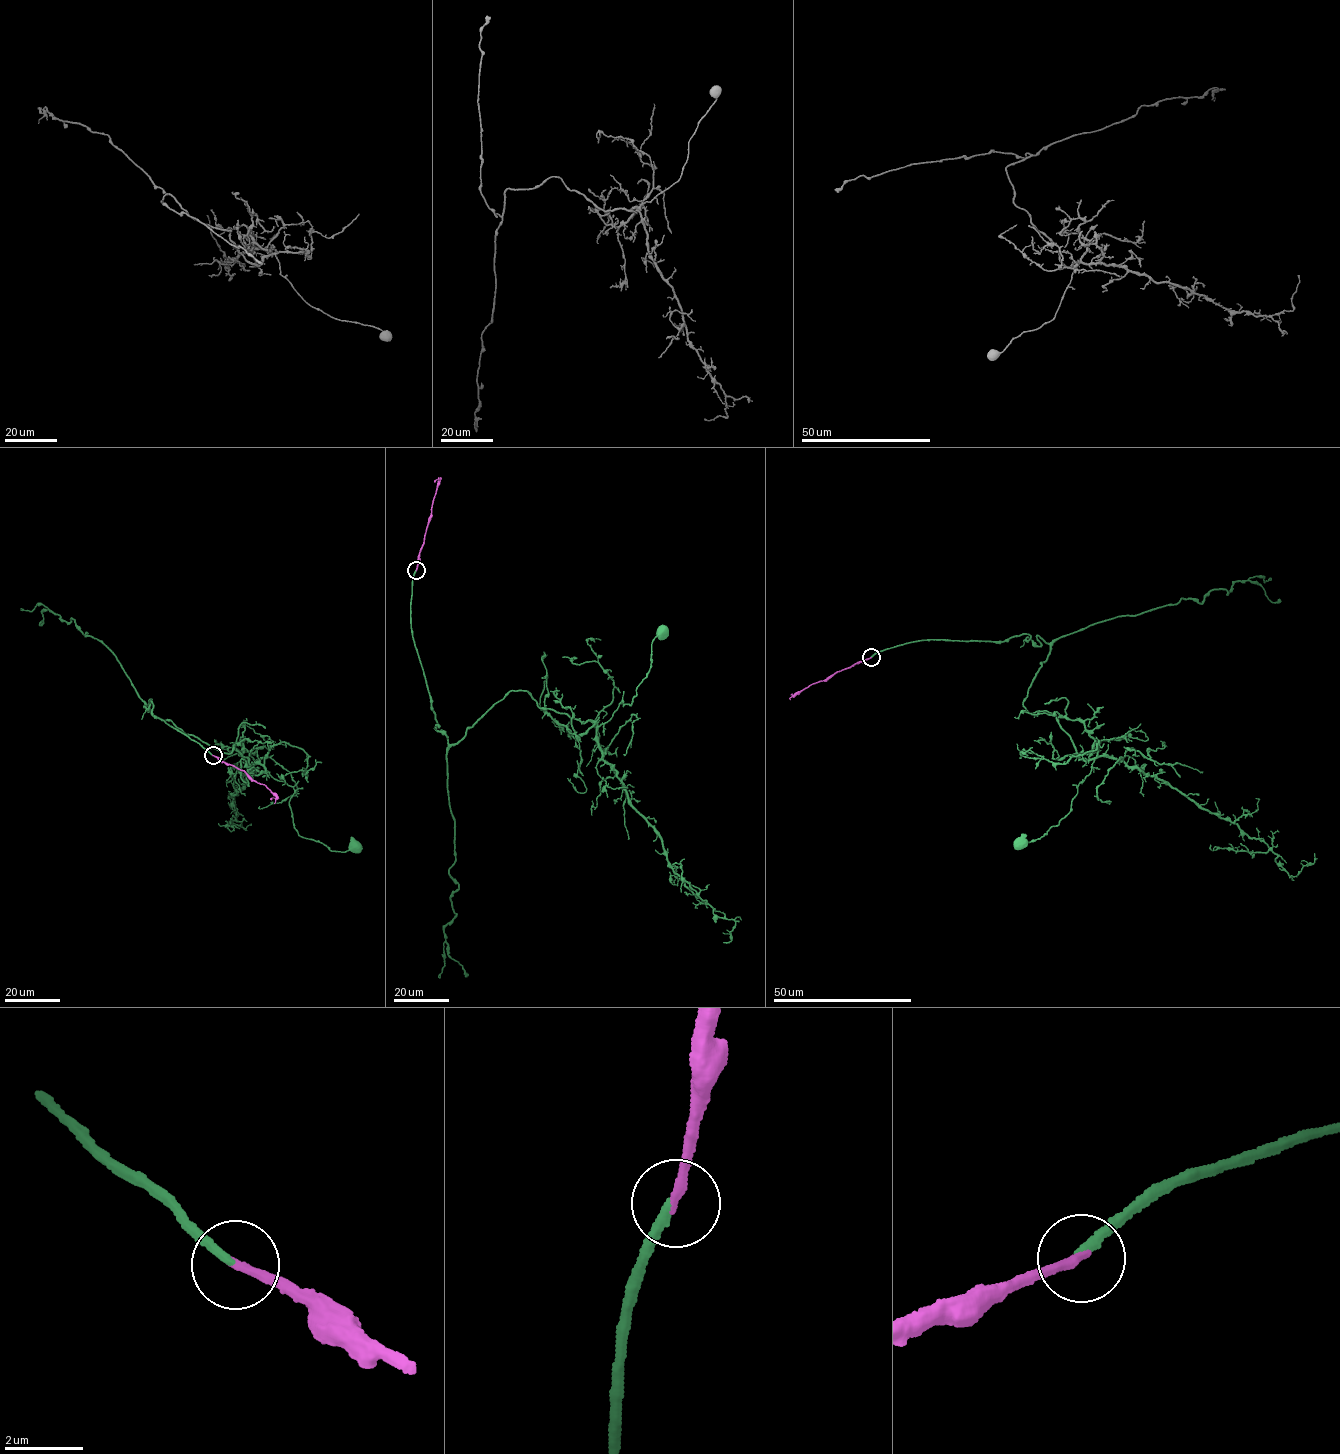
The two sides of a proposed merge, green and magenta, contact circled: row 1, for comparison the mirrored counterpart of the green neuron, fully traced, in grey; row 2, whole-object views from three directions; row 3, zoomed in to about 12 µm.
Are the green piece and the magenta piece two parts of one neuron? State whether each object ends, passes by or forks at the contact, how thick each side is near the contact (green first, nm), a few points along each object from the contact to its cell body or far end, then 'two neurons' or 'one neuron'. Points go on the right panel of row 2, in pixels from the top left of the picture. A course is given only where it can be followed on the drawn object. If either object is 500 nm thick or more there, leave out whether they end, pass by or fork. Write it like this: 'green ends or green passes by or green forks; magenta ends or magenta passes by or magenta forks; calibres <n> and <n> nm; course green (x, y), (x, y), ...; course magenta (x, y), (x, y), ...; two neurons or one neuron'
green ends; magenta ends; calibres 200 and 240 nm; course green (871, 657), (924, 639), (1049, 644), (1023, 705), (1093, 761), (1069, 812), (1018, 841); course magenta (871, 657), (810, 684), (790, 699); one neuron

